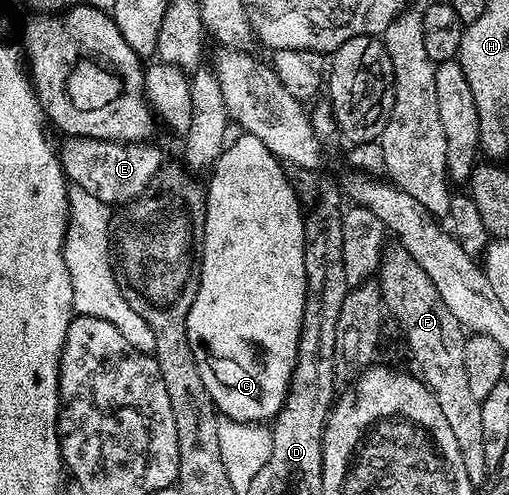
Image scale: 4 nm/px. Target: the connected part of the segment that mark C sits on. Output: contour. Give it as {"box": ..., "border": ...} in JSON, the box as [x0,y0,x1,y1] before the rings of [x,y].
{"box":[187,134,307,422],"border":[[[239,134],[224,147],[223,155],[217,161],[217,169],[212,175],[214,181],[213,205],[211,222],[207,227],[207,249],[203,252],[203,261],[199,263],[199,289],[197,298],[187,315],[187,341],[193,350],[193,358],[197,362],[197,370],[201,370],[201,378],[205,381],[205,390],[213,398],[215,407],[228,420],[245,420],[248,422],[271,422],[281,410],[281,406],[287,397],[287,387],[291,381],[291,375],[297,362],[297,350],[299,349],[299,335],[301,324],[305,314],[305,294],[307,293],[307,279],[305,278],[305,219],[304,205],[299,203],[297,194],[287,177],[286,167],[279,157],[261,142],[261,138]]]}

